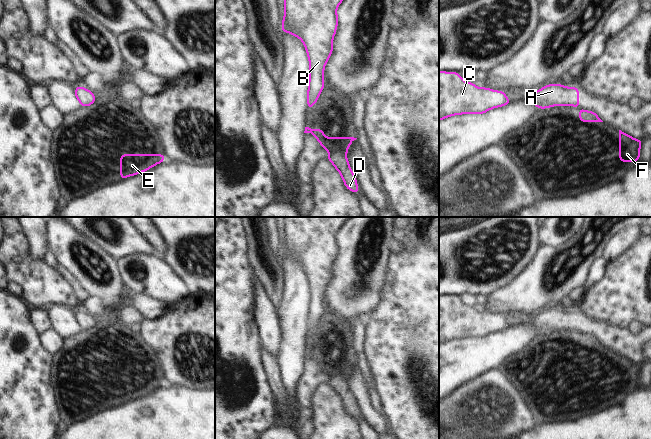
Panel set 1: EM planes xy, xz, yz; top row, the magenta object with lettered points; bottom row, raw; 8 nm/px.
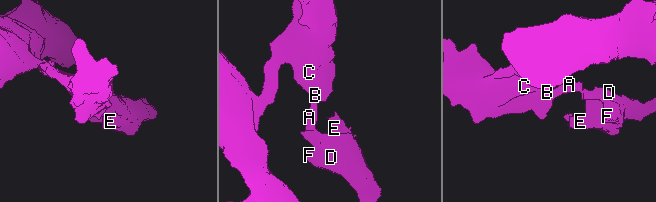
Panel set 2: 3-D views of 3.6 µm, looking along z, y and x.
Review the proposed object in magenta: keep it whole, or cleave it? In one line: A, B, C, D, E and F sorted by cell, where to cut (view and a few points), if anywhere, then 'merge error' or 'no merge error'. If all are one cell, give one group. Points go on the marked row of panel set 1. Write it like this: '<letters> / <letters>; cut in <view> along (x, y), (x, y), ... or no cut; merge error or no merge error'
A B C / D E F; cut in xz along (312, 129), (310, 132); merge error

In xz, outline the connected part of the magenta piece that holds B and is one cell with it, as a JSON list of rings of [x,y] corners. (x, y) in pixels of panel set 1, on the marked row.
[[[284,0],[284,17],[281,30],[299,38],[307,52],[309,60],[309,81],[307,90],[307,108],[312,109],[322,93],[324,69],[333,52],[333,38],[338,27],[337,8],[343,0]]]

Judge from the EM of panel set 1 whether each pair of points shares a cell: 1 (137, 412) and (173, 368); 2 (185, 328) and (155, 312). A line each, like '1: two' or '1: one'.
1: two
2: two

